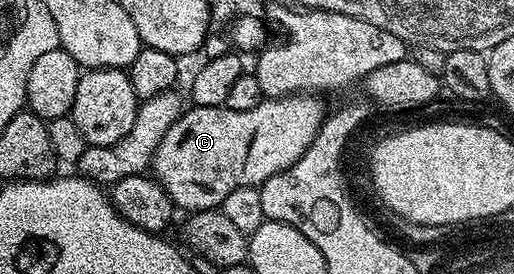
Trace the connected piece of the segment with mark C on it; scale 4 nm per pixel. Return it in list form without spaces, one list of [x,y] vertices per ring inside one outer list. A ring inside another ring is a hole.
[[[297,93],[294,95],[284,95],[280,99],[265,98],[258,105],[254,105],[254,109],[246,109],[239,111],[238,109],[230,109],[229,107],[197,107],[189,106],[184,114],[178,117],[178,121],[174,121],[174,125],[170,125],[170,129],[166,129],[166,137],[162,137],[162,145],[158,145],[156,157],[152,161],[151,170],[154,172],[156,182],[162,185],[162,189],[172,199],[173,204],[177,208],[180,207],[184,213],[195,213],[197,211],[210,211],[219,208],[222,201],[226,201],[226,196],[234,193],[234,189],[242,189],[243,187],[259,187],[270,177],[274,177],[274,173],[282,173],[290,165],[294,165],[294,161],[298,161],[298,157],[302,157],[302,153],[306,153],[306,149],[314,141],[314,137],[318,133],[318,129],[324,124],[326,118],[326,110],[324,111],[323,98],[317,97],[312,93]]]

